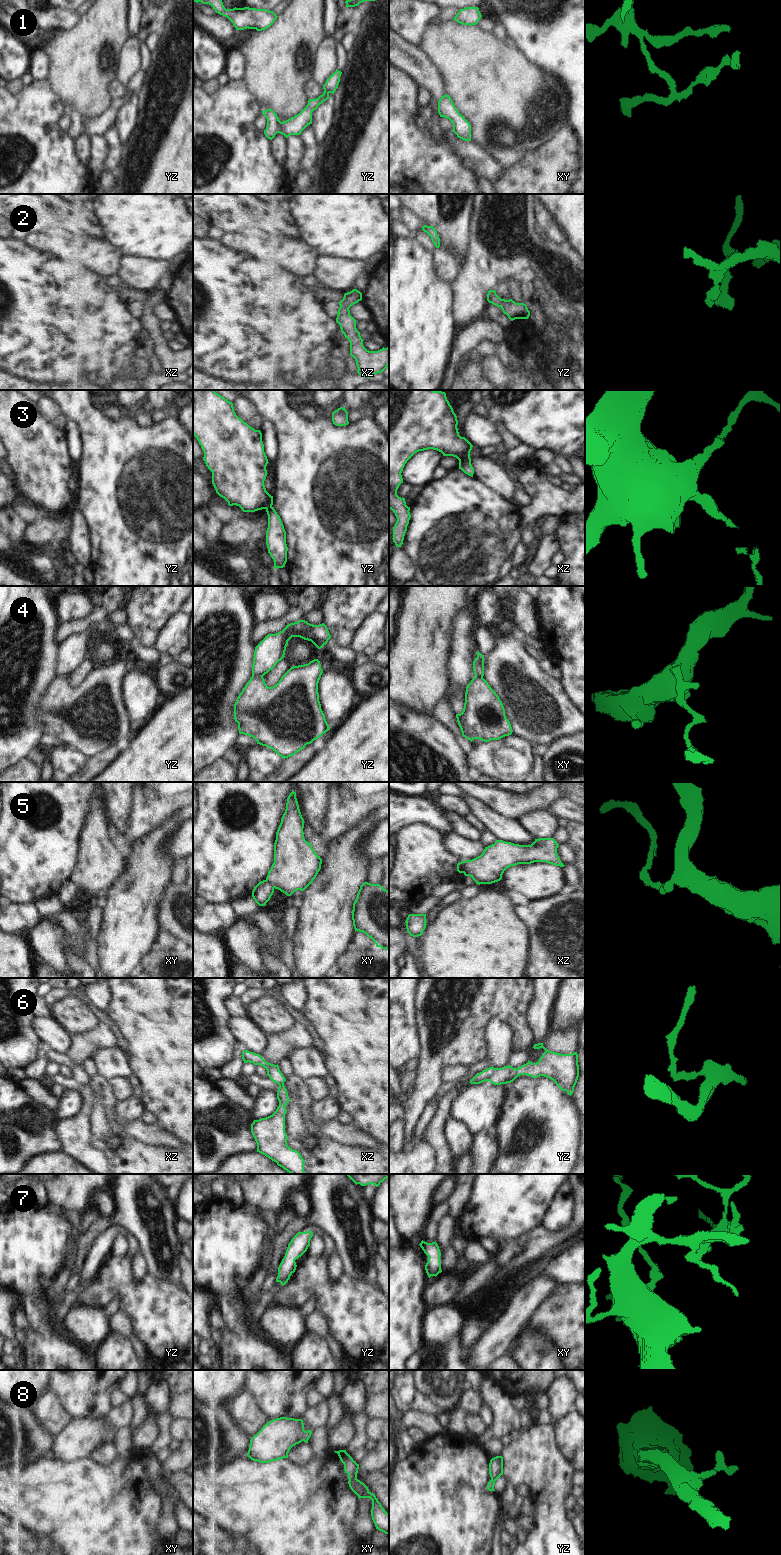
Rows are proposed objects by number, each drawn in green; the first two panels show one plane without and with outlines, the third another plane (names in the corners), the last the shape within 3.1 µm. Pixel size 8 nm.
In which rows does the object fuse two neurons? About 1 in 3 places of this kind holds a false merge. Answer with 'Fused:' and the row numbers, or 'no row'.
Fused: 4, 5

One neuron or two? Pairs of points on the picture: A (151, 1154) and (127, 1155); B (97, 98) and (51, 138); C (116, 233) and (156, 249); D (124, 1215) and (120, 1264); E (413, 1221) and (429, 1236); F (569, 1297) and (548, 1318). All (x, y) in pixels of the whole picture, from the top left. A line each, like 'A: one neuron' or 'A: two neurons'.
A: one neuron
B: two neurons
C: one neuron
D: two neurons
E: two neurons
F: one neuron

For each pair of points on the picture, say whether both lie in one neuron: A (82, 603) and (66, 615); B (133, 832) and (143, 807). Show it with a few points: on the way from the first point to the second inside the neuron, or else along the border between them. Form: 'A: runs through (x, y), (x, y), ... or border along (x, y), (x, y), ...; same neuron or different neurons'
A: runs through (78, 604), (70, 611); same neuron
B: runs through (137, 826), (143, 817), (143, 813); same neuron

